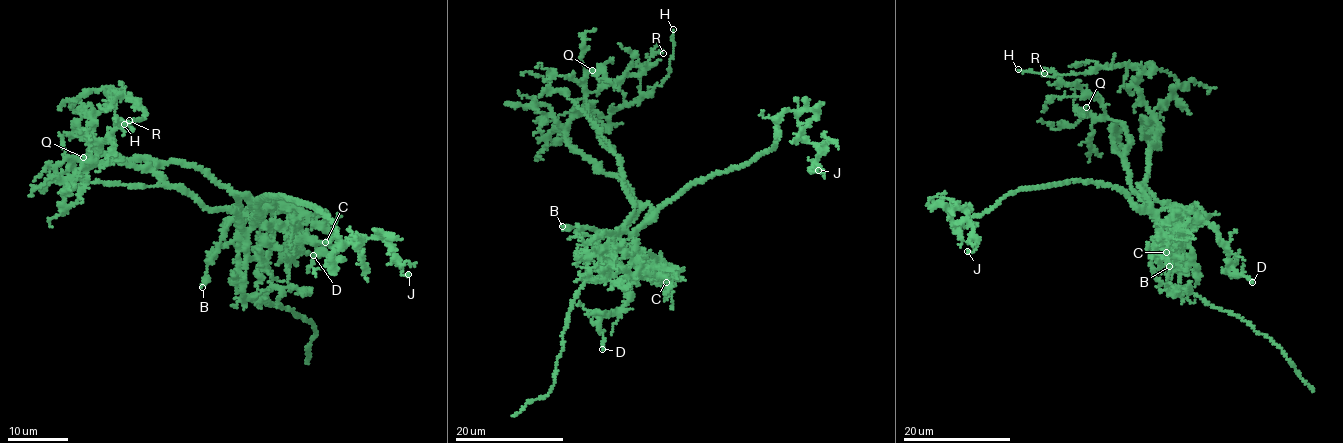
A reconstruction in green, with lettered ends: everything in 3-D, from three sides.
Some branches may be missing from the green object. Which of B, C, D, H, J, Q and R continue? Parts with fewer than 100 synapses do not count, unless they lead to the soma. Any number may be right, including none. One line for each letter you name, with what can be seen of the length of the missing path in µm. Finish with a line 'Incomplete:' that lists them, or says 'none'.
Incomplete: none

